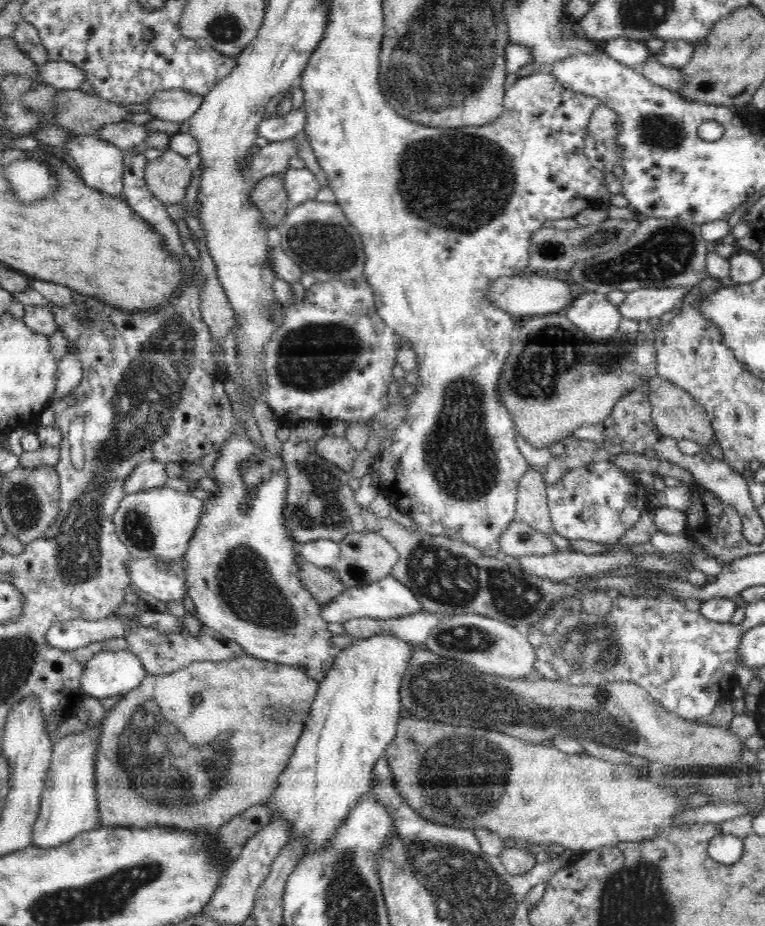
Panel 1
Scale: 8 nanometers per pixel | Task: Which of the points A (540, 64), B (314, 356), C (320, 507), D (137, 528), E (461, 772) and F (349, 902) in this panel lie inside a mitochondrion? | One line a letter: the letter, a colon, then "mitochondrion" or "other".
A: other
B: mitochondrion
C: mitochondrion
D: mitochondrion
E: mitochondrion
F: mitochondrion

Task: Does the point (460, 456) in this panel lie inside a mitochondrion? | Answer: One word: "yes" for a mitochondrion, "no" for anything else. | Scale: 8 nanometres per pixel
yes

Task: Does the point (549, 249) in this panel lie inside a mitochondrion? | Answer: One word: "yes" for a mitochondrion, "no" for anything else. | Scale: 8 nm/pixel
yes

